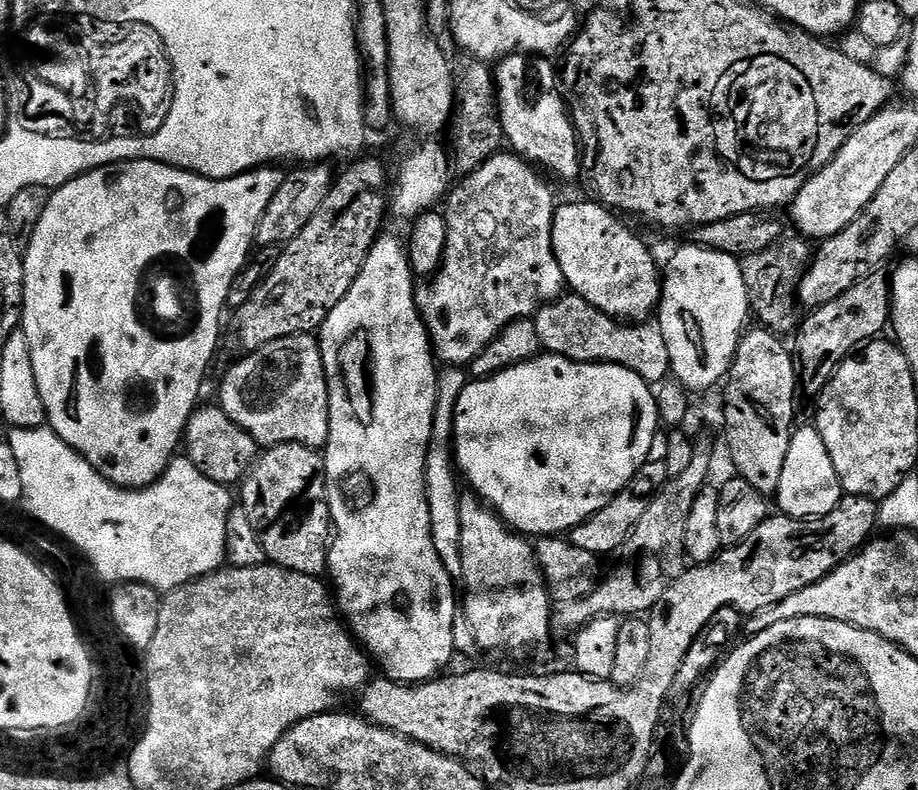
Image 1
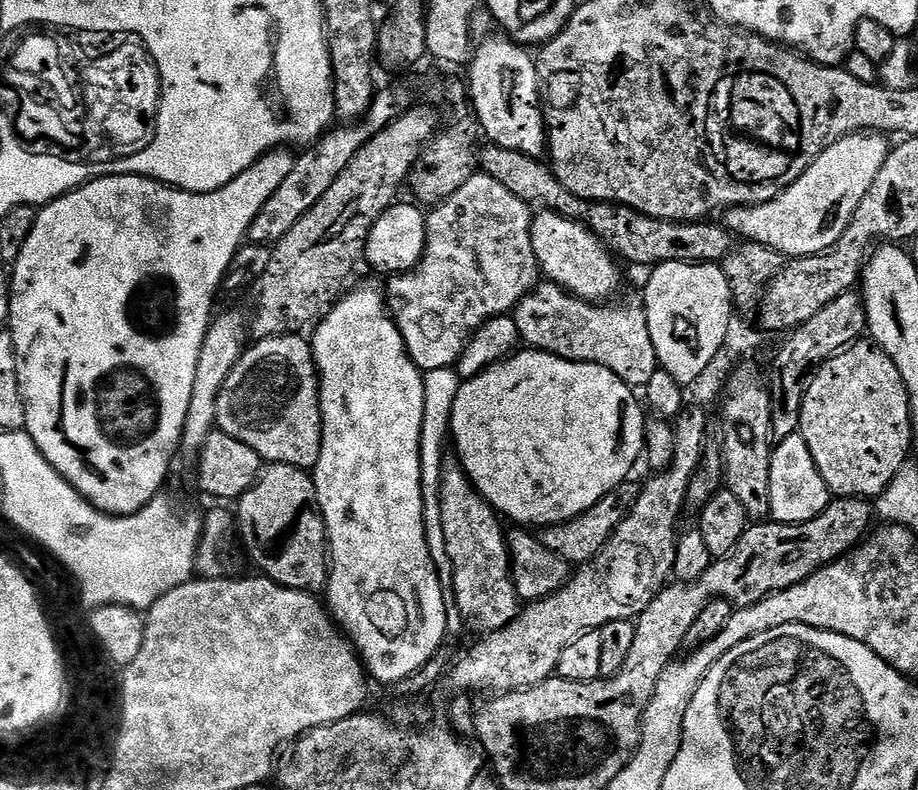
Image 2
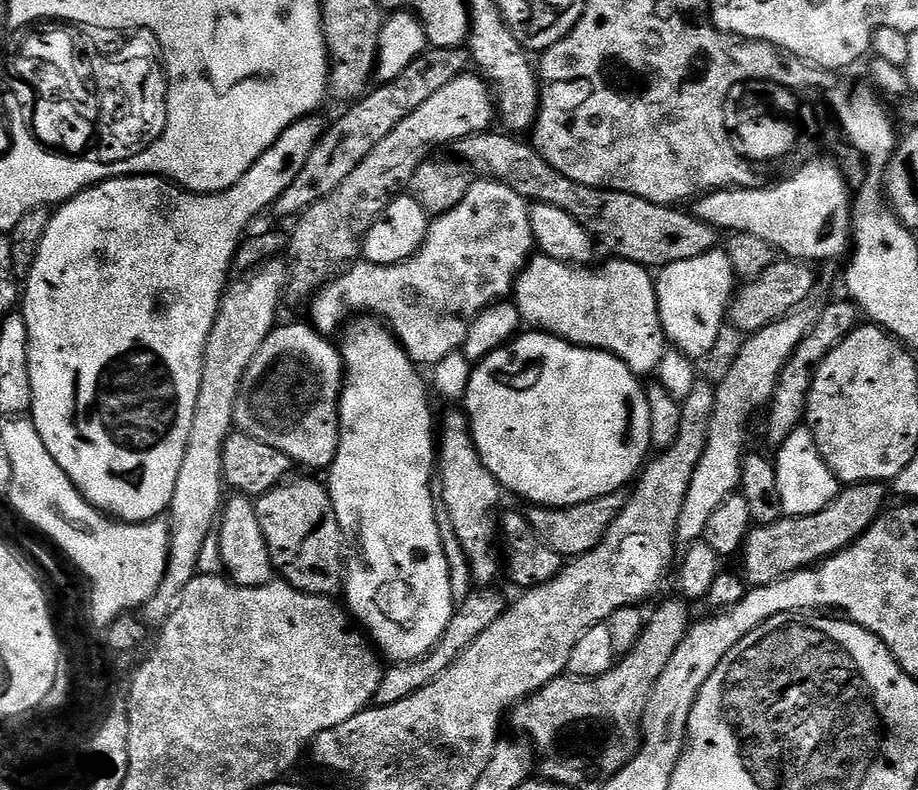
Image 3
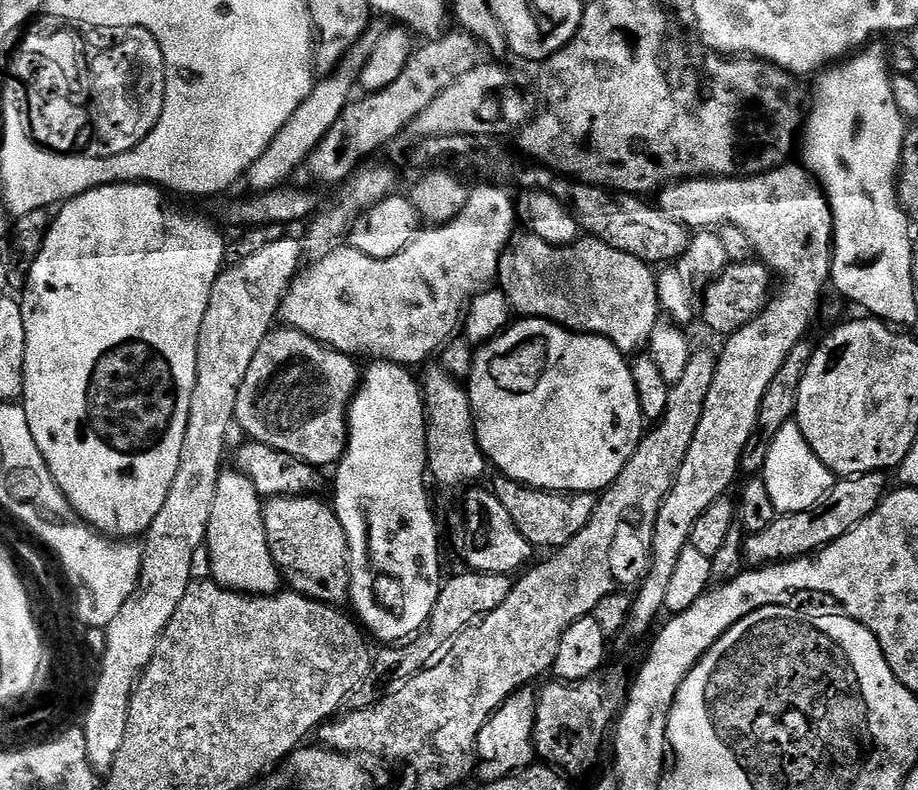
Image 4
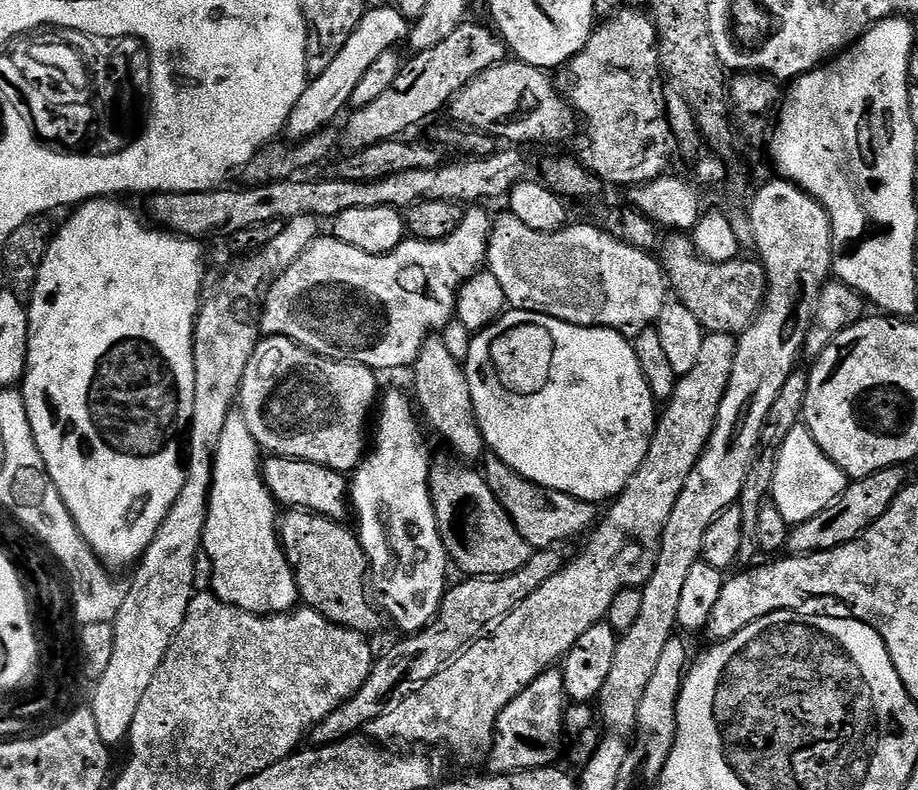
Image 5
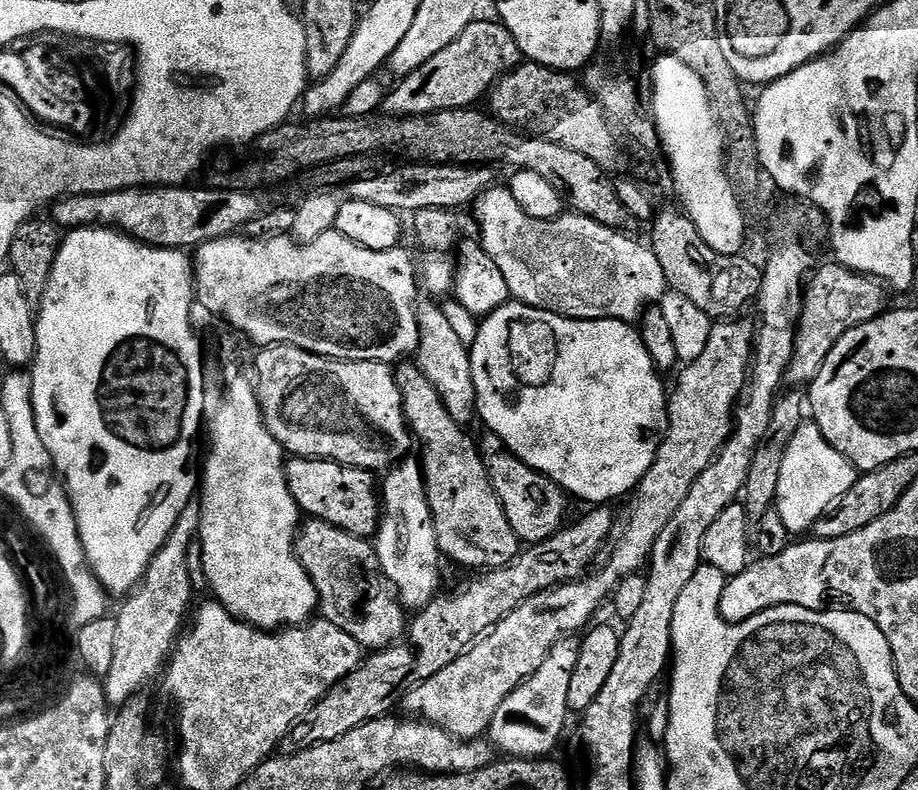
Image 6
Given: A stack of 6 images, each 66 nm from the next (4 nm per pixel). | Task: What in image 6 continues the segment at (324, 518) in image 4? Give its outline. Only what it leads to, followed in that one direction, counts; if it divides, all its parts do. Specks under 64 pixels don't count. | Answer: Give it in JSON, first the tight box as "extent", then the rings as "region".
{"extent":[296,518,406,650],"region":[[[308,518],[301,523],[296,534],[296,556],[316,587],[319,615],[334,622],[338,630],[346,630],[346,634],[350,634],[350,638],[354,638],[361,649],[379,650],[397,643],[405,635],[406,609],[385,580],[384,573],[380,570],[380,560],[376,557],[376,549],[367,539],[352,536],[333,524]]]}

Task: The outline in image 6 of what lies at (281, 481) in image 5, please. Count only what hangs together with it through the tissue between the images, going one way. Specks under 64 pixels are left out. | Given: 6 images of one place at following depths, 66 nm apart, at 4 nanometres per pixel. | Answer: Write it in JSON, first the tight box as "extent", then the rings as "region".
{"extent":[286,458,378,537],"region":[[[315,458],[289,459],[286,471],[290,494],[305,517],[333,524],[352,536],[375,537],[378,527],[378,500],[377,497],[376,500],[372,497],[371,471]]]}

